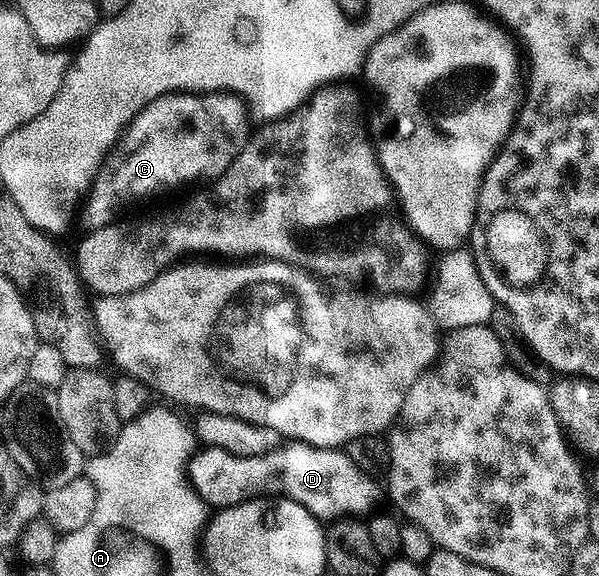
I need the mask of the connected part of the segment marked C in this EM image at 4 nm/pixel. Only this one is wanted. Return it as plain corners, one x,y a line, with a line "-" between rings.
170,94
150,102
128,124
121,139
117,141
116,148
109,153
102,165
89,194
84,227
92,230
114,223
120,217
117,215
124,208
131,207
136,200
169,192
180,184
193,184
196,180
218,180
227,170
227,166
231,166
246,139
245,116
247,117
246,107
233,94

